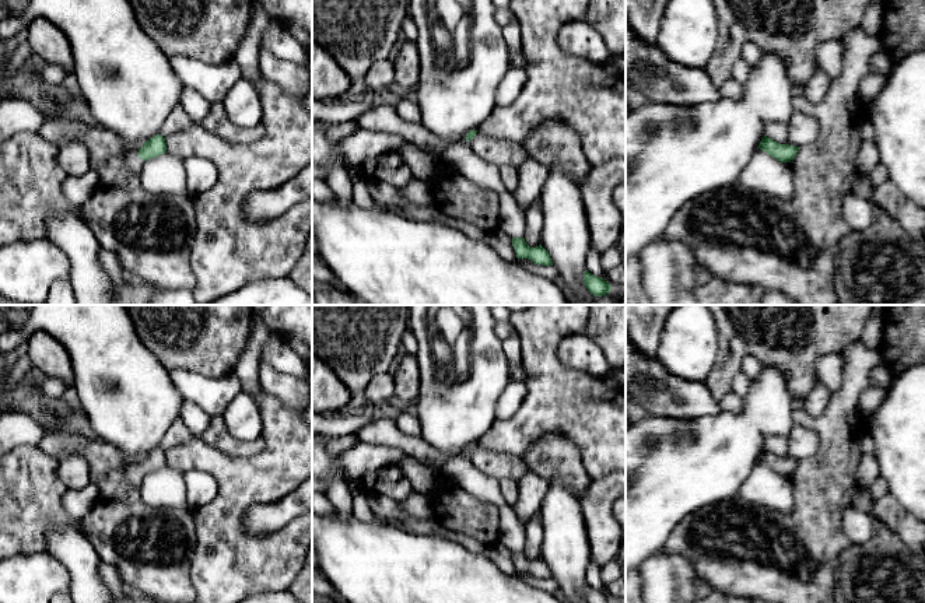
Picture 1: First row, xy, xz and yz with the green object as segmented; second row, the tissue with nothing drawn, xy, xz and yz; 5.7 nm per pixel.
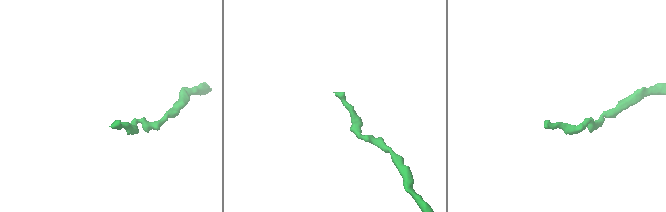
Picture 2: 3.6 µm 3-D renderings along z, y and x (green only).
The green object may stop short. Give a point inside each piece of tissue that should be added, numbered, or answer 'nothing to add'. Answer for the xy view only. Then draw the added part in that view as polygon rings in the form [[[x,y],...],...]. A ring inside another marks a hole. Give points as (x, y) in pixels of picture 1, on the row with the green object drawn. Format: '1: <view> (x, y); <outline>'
1: xy (133, 162); [[[132,150],[125,154],[125,166],[134,172],[139,173],[144,161],[139,157],[139,150]]]

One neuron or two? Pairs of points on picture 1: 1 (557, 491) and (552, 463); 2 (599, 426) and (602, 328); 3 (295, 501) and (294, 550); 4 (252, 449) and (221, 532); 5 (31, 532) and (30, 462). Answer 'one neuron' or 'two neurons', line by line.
1: two neurons
2: two neurons
3: two neurons
4: two neurons
5: one neuron

